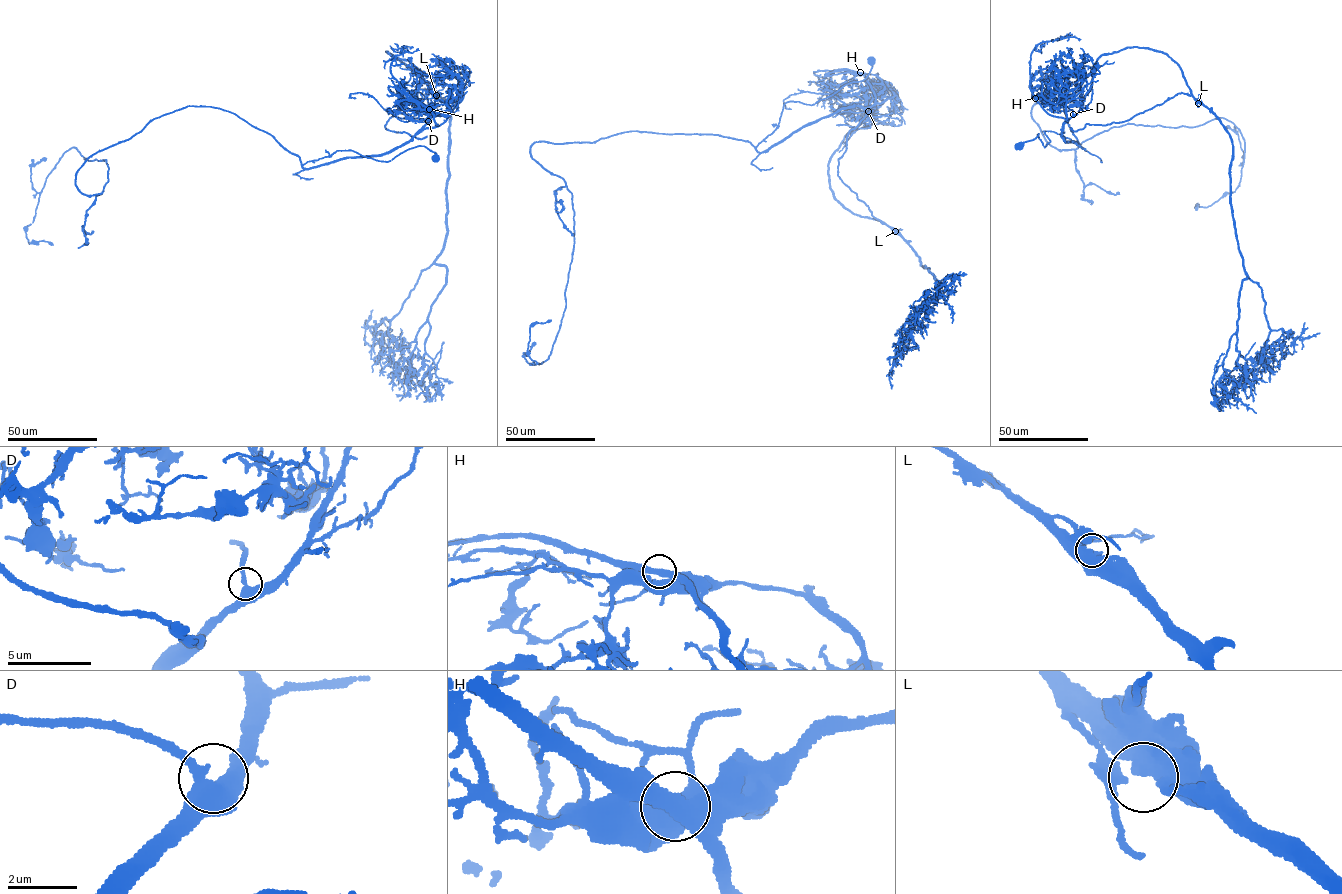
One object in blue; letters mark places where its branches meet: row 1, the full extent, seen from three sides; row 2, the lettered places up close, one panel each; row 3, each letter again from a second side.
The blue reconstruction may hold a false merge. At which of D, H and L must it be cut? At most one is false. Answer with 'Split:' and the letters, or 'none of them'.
Split: H

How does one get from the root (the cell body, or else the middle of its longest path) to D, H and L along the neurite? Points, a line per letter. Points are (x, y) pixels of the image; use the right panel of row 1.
D: (1019, 146), (1038, 133), (1044, 147), (1050, 140), (1043, 131), (1053, 131), (1085, 150), (1061, 136), (1073, 114)
H: (1019, 146), (1038, 133), (1044, 147), (1043, 131), (1053, 131), (1085, 150), (1065, 142), (1068, 121), (1035, 98)
L: (1019, 146), (1053, 131), (1085, 150), (1061, 136), (1080, 106), (1055, 105), (1127, 47), (1165, 53), (1198, 103)

